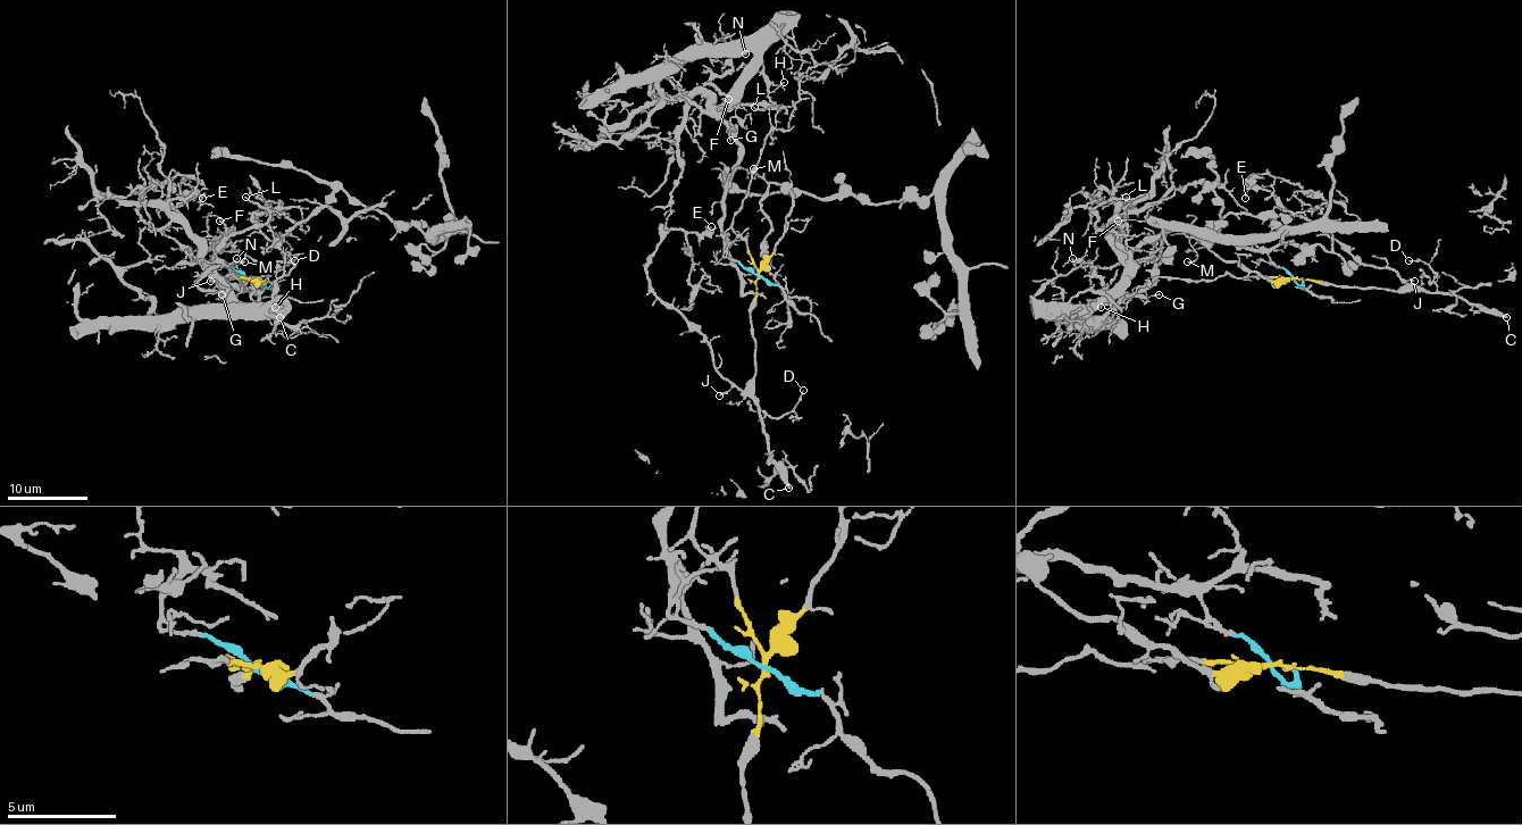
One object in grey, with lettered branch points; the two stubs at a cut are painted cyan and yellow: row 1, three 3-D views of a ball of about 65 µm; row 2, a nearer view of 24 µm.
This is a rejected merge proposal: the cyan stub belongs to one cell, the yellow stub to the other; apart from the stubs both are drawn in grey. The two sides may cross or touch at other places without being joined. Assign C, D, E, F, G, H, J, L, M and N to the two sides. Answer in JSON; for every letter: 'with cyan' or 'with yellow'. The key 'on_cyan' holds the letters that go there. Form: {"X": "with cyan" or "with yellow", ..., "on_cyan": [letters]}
{"C": "with yellow", "D": "with yellow", "E": "with yellow", "F": "with cyan", "G": "with cyan", "H": "with cyan", "J": "with yellow", "L": "with cyan", "M": "with yellow", "N": "with cyan", "on_cyan": ["F", "G", "H", "L", "N"]}

